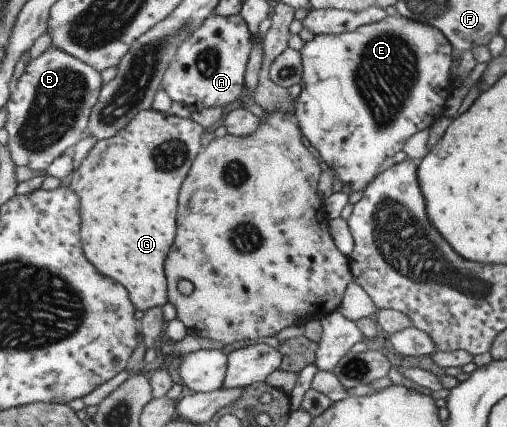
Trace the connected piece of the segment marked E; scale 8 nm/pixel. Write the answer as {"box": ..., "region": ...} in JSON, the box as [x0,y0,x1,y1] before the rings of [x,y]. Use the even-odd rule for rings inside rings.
{"box":[296,16,456,194],"region":[[[388,16],[385,20],[382,20],[381,22],[371,23],[368,25],[360,26],[356,31],[349,31],[348,33],[342,33],[340,35],[334,35],[334,34],[326,34],[326,35],[316,35],[316,37],[309,42],[305,42],[304,49],[301,51],[301,58],[303,59],[303,80],[301,83],[302,90],[301,94],[299,96],[299,99],[297,100],[297,106],[296,106],[296,122],[299,124],[299,128],[301,129],[301,132],[303,133],[303,136],[306,137],[306,139],[310,142],[311,146],[314,146],[316,148],[316,151],[320,154],[322,160],[328,164],[329,168],[331,168],[333,171],[337,173],[338,178],[342,180],[344,183],[348,183],[351,185],[350,194],[352,192],[356,192],[356,190],[365,190],[366,187],[370,186],[372,182],[377,178],[378,176],[378,168],[388,160],[388,158],[394,156],[394,154],[398,154],[398,152],[403,151],[405,148],[407,141],[409,139],[412,139],[412,136],[415,136],[418,132],[430,129],[432,124],[443,117],[445,109],[447,109],[447,104],[451,97],[455,95],[456,87],[453,84],[453,78],[450,76],[452,74],[452,64],[454,63],[456,50],[452,47],[452,44],[450,41],[448,41],[448,38],[436,28],[433,28],[431,25],[424,25],[423,23],[420,23],[419,21],[414,21],[405,17],[399,16]]]}

